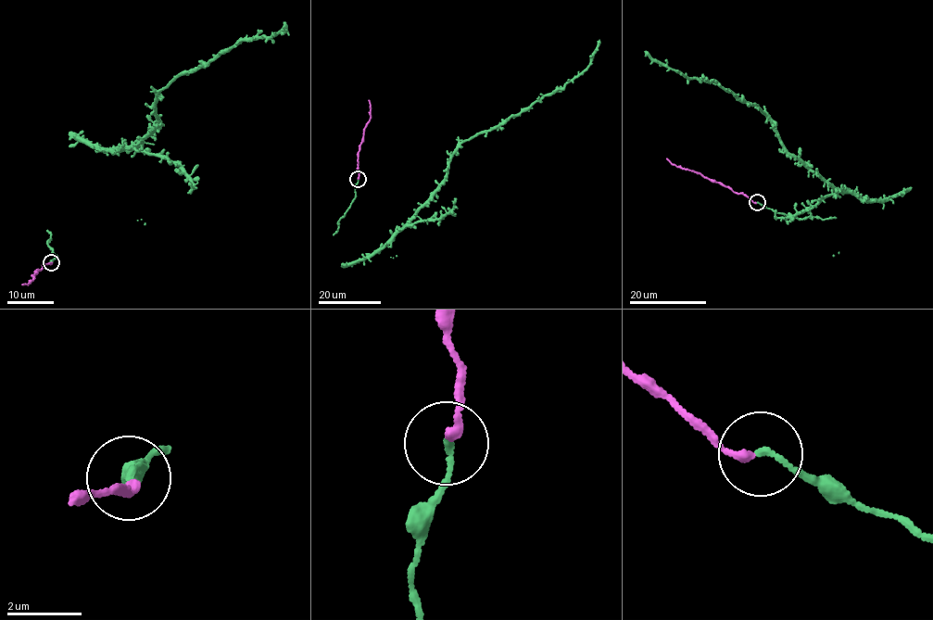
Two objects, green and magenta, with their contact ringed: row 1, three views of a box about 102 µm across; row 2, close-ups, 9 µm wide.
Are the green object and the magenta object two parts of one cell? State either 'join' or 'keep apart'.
keep apart

